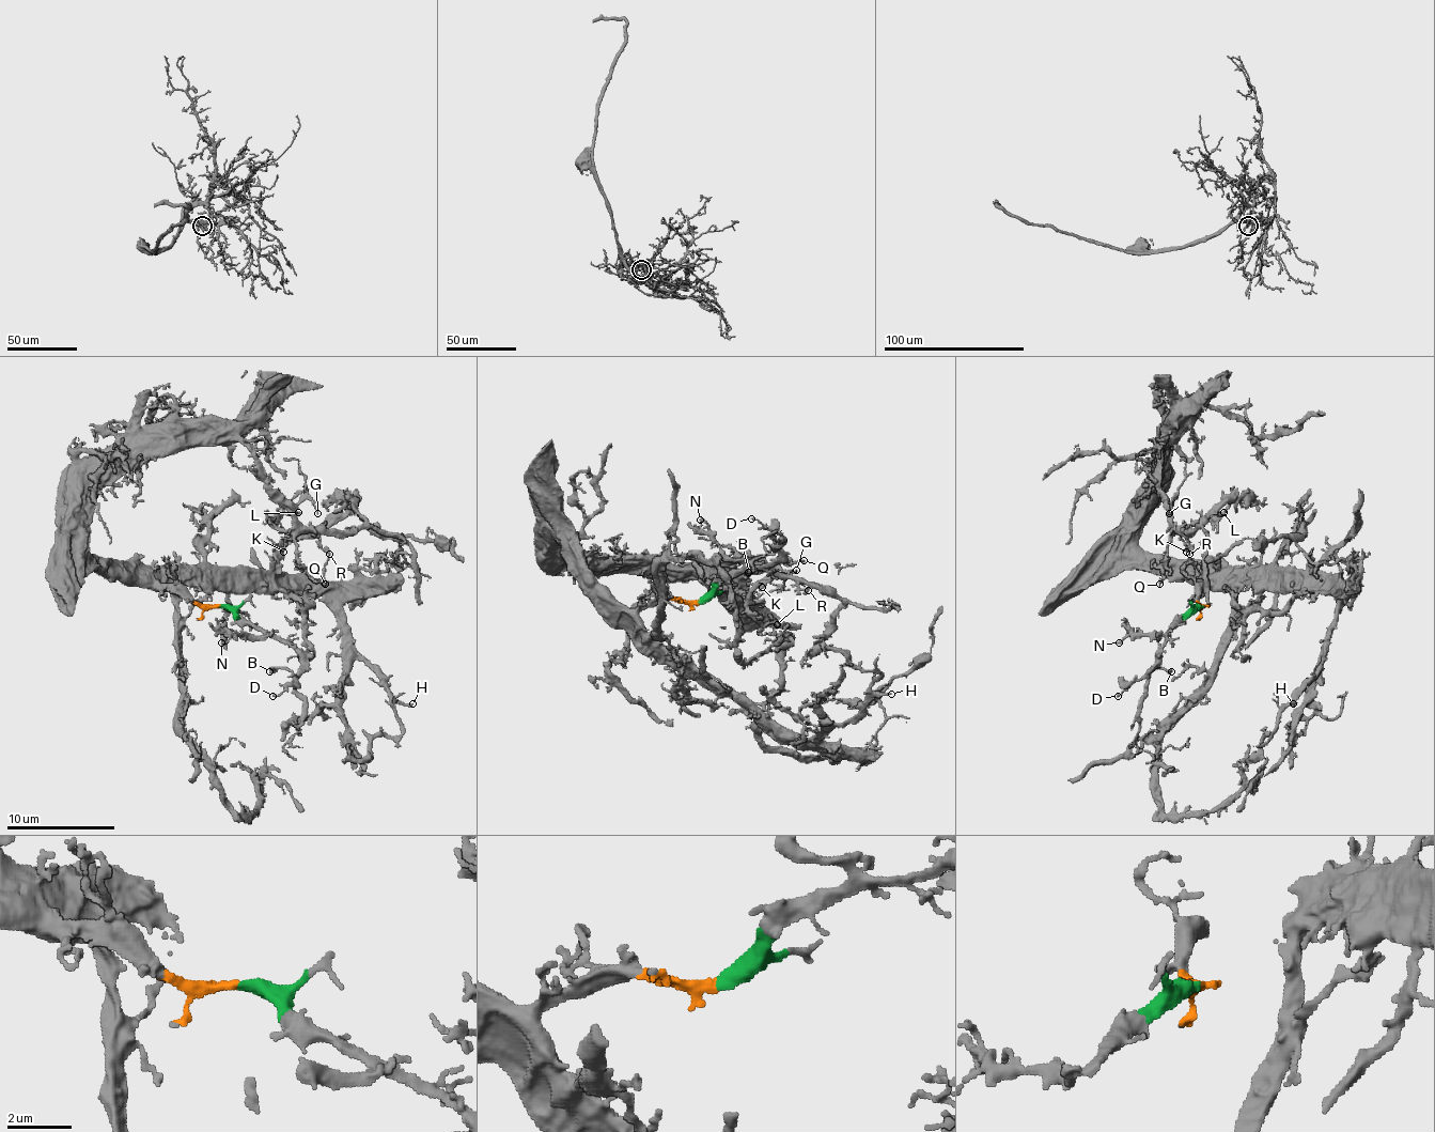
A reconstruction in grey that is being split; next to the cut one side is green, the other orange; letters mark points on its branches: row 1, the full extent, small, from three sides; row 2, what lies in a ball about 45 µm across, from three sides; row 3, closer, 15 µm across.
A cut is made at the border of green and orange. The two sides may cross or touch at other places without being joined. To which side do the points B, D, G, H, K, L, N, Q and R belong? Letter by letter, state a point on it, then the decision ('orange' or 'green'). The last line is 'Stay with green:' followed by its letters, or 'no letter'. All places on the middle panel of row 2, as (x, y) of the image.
B: at (748, 572); green
D: at (751, 518); green
G: at (796, 570); orange
H: at (891, 694); orange
K: at (762, 587); orange
L: at (777, 624); orange
N: at (700, 520); green
Q: at (804, 560); orange
R: at (808, 590); orange
Stay with green: B, D, N

